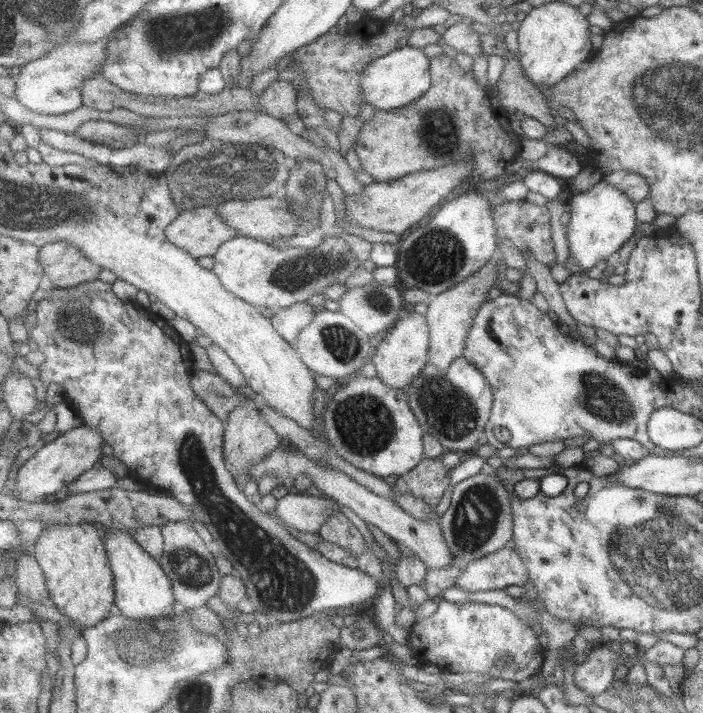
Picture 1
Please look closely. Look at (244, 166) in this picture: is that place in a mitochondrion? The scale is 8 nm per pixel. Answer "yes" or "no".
yes

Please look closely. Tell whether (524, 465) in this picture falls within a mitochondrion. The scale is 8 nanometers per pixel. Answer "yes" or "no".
no

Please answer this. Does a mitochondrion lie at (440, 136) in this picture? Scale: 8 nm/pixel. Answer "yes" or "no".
yes

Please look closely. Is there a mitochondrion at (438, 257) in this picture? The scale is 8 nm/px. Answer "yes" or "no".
yes

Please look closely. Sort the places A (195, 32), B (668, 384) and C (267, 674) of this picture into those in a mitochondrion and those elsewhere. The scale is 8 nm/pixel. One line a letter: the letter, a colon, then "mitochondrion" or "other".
A: mitochondrion
B: other
C: other

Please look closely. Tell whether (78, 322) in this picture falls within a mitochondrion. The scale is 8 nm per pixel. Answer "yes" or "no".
yes

